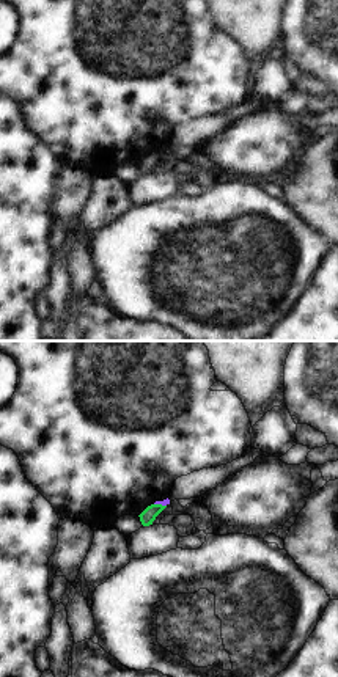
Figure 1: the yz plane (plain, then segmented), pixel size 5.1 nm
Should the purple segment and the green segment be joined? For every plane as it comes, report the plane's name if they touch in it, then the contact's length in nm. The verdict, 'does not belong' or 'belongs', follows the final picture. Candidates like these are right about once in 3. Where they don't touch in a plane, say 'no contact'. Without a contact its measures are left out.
yz | 70 nm

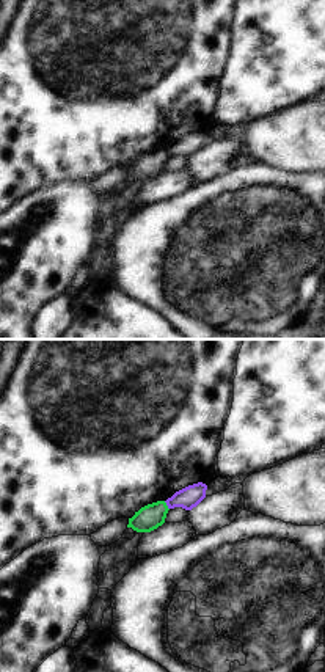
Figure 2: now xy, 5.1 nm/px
xy | 50 nm

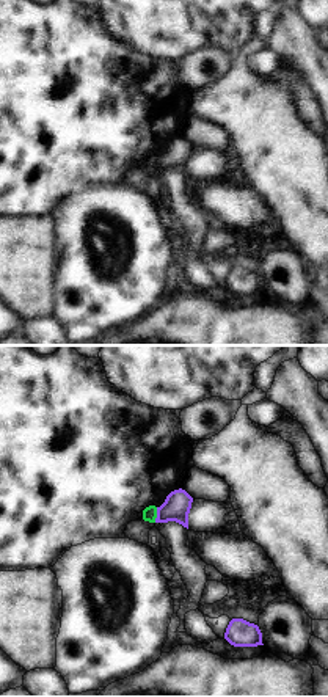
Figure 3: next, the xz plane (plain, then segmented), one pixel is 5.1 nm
xz | 80 nm

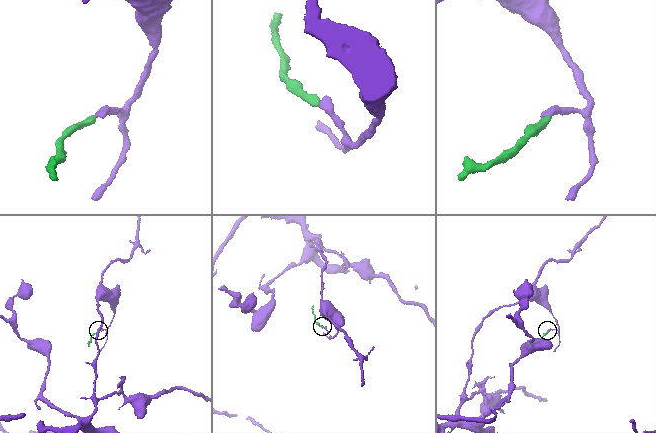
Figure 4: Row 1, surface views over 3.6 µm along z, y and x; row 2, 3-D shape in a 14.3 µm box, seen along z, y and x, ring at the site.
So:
does not belong

